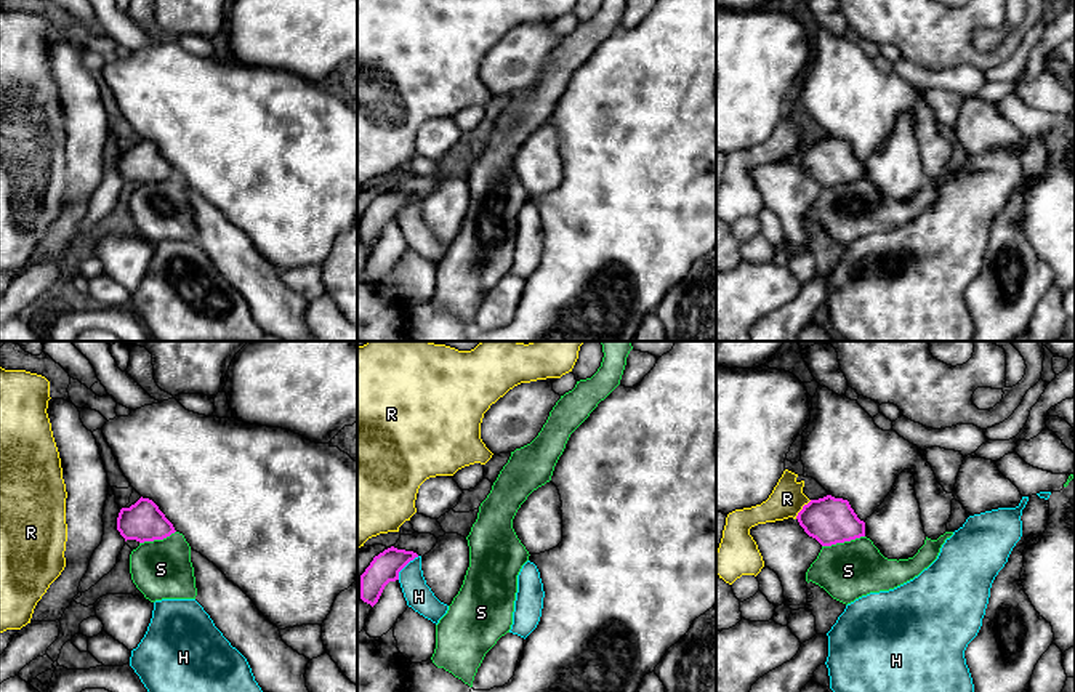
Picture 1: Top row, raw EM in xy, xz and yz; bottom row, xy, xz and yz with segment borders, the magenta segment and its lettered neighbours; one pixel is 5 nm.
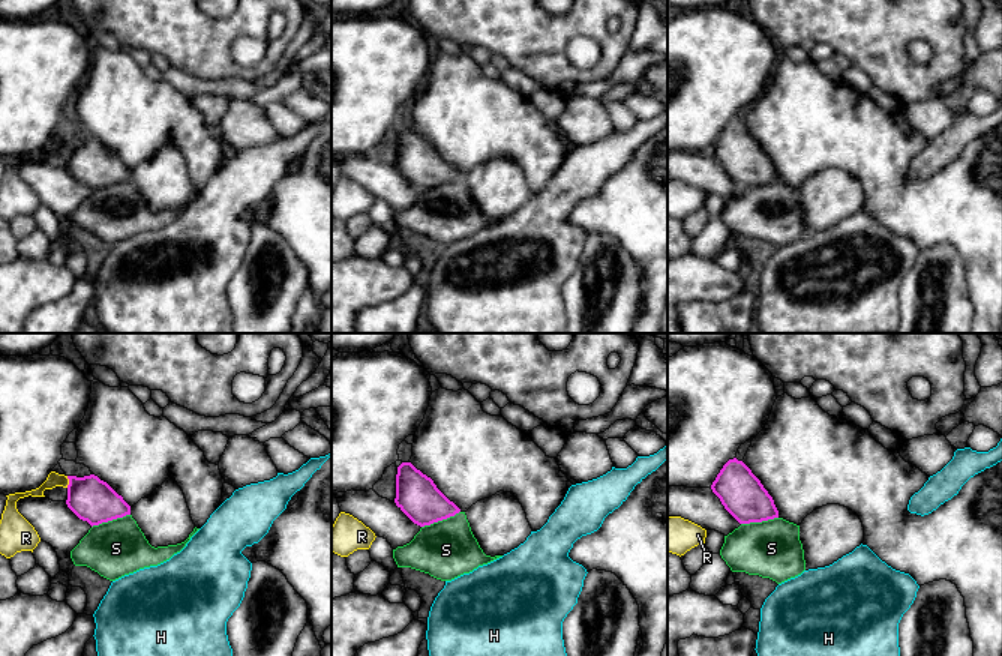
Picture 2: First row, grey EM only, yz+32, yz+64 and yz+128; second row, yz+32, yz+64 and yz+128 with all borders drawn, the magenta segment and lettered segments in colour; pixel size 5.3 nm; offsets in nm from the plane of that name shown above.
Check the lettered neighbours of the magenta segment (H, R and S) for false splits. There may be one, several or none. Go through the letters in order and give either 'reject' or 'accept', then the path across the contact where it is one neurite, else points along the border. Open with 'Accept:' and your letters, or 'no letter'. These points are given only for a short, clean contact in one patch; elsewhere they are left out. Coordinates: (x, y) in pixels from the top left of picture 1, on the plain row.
Accept: S
H: reject; border xz (418, 197), (399, 213), (398, 220)
R: reject
S: accept

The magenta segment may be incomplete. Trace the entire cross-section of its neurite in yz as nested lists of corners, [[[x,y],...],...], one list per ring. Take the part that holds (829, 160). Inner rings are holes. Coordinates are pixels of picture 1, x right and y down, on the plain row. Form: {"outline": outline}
{"outline": [[[831,136],[811,141],[796,160],[804,173],[822,186],[817,200],[806,213],[806,223],[819,226],[846,247],[870,234],[889,232],[913,221],[937,200],[942,186],[953,176],[953,173],[945,173],[937,181],[926,178],[924,186],[913,199],[897,202],[884,199],[865,178],[865,163],[857,159],[848,141]]]}

